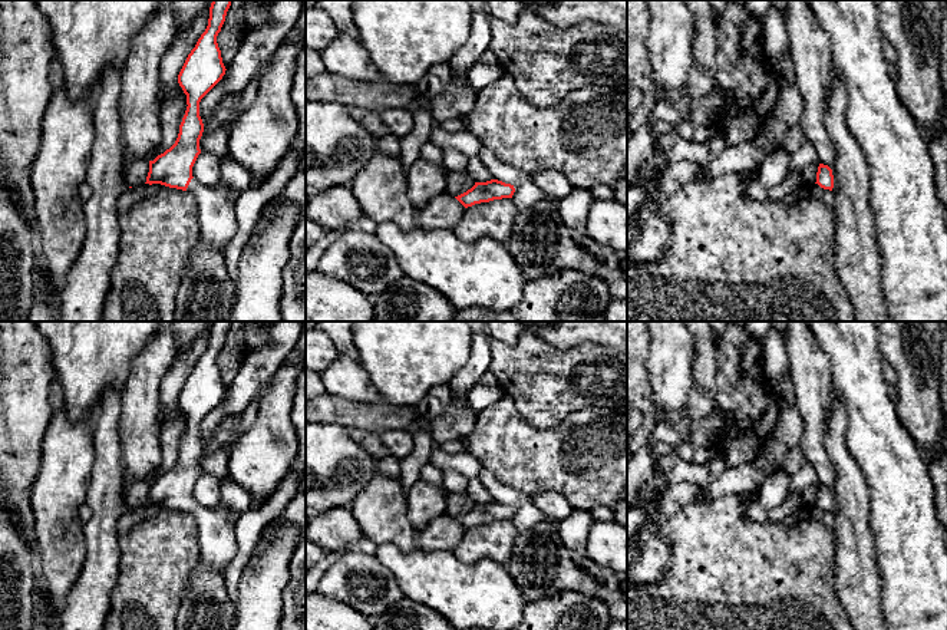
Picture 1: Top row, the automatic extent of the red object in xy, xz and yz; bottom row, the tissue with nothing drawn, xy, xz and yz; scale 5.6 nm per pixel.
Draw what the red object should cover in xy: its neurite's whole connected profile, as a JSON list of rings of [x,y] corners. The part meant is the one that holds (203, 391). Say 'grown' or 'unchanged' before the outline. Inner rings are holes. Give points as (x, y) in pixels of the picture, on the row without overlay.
grown | [[[231,321],[211,324],[208,347],[178,396],[188,426],[178,459],[169,471],[149,482],[145,504],[191,514],[198,524],[199,563],[220,571],[225,570],[237,555],[235,519],[251,508],[251,498],[242,486],[225,482],[220,486],[220,504],[209,508],[192,498],[192,488],[201,475],[199,461],[204,453],[199,423],[227,392],[217,357],[230,327]]]

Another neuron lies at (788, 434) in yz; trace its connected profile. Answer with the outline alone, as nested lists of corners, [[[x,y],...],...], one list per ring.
[[[796,405],[782,409],[775,431],[765,443],[760,455],[752,464],[729,468],[707,488],[707,495],[722,498],[730,494],[742,495],[759,491],[762,484],[782,469],[786,453],[801,446],[805,423]]]

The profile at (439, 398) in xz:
[[[448,385],[436,386],[416,405],[416,409],[426,422],[430,422],[448,409],[452,398]]]

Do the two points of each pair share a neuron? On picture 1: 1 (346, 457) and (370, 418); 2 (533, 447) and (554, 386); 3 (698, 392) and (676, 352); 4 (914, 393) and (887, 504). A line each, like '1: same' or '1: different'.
1: different
2: different
3: different
4: different

